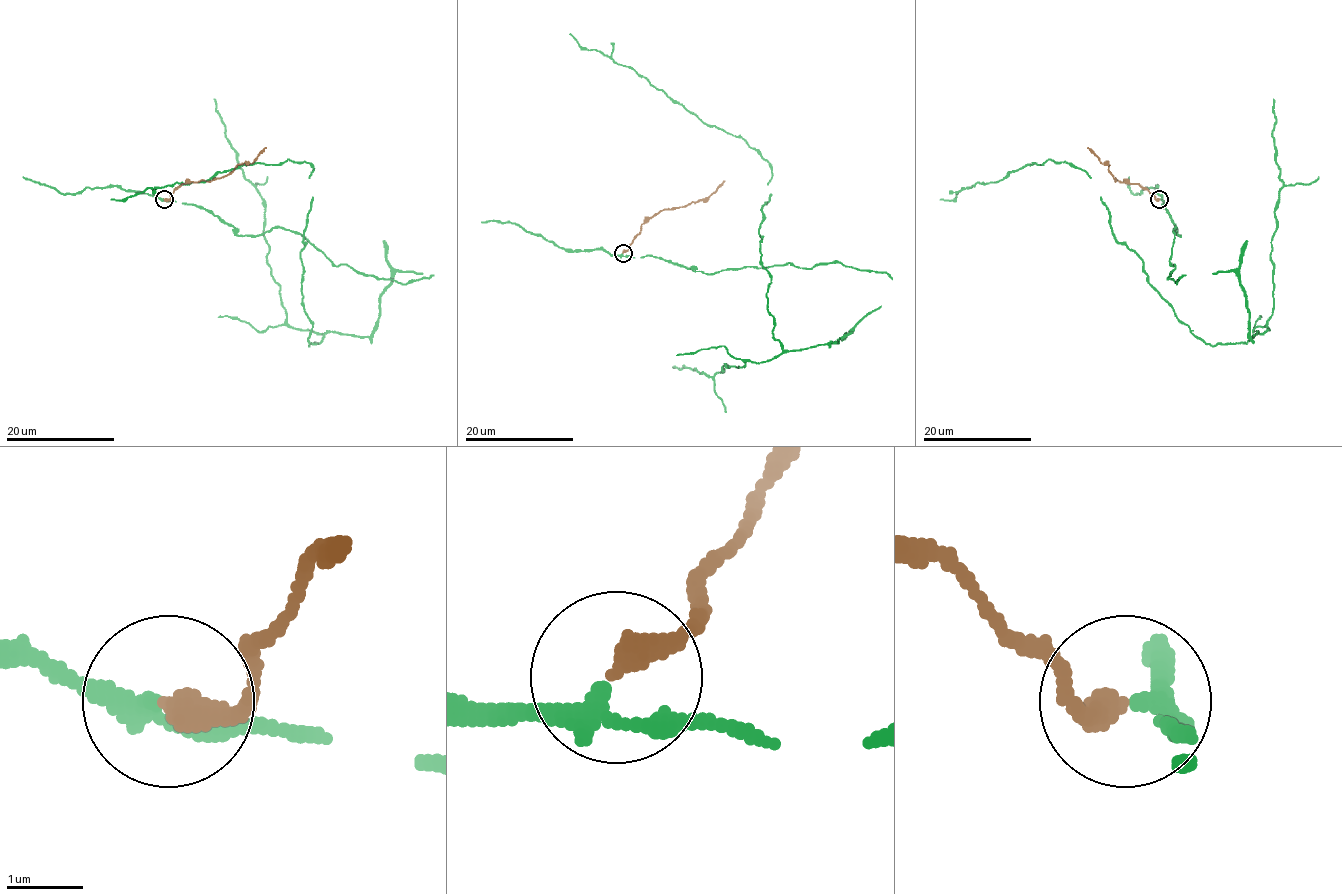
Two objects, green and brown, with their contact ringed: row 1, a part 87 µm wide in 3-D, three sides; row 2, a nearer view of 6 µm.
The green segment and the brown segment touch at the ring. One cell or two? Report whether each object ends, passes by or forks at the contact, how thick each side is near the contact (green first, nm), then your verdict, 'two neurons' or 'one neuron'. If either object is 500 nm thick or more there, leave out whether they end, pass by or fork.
green passes by | brown ends | 220/360 nm | two neurons

